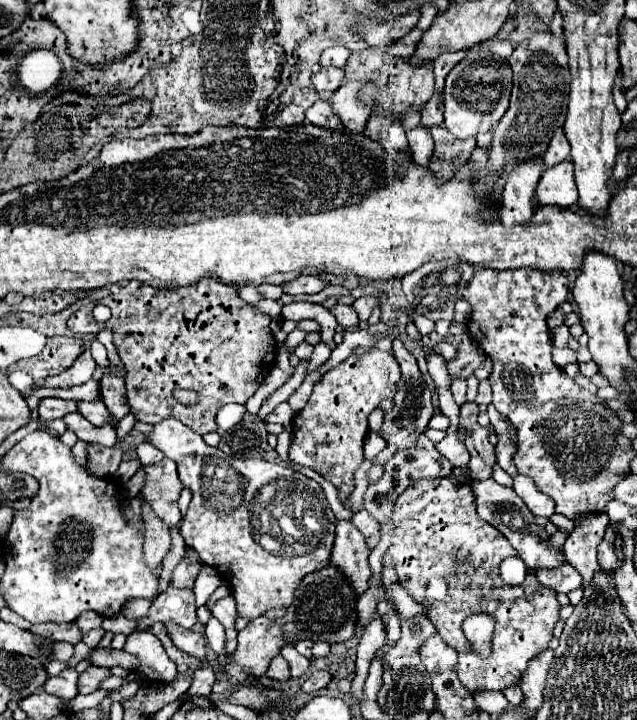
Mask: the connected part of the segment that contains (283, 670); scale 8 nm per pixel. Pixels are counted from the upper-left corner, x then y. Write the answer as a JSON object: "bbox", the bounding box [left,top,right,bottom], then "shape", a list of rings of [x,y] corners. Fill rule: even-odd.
{"bbox":[267,655,289,681],"shape":[[[277,655],[277,657],[271,661],[267,675],[269,675],[271,679],[277,679],[277,681],[287,681],[287,679],[289,679],[289,663],[287,663],[281,655]]]}

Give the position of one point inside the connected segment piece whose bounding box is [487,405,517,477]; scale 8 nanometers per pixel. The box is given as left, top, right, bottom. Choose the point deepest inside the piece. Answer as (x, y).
(507, 434)

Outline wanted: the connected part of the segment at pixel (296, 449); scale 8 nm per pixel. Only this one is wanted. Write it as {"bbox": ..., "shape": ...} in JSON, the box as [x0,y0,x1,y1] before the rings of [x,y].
{"bbox":[289,347,401,497],"shape":[[[371,347],[367,353],[351,353],[343,363],[329,369],[315,385],[307,405],[295,415],[293,445],[289,449],[289,461],[309,467],[333,483],[341,497],[351,495],[353,471],[365,459],[361,445],[367,437],[367,417],[379,403],[393,397],[401,381],[399,363],[389,351]]]}

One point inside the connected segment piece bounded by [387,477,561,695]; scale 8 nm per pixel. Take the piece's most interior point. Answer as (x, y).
(447, 558)

